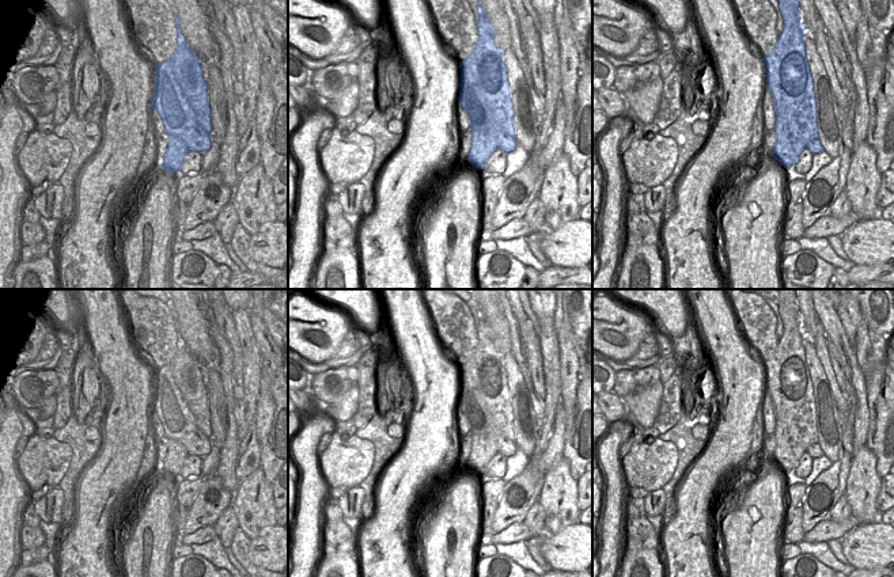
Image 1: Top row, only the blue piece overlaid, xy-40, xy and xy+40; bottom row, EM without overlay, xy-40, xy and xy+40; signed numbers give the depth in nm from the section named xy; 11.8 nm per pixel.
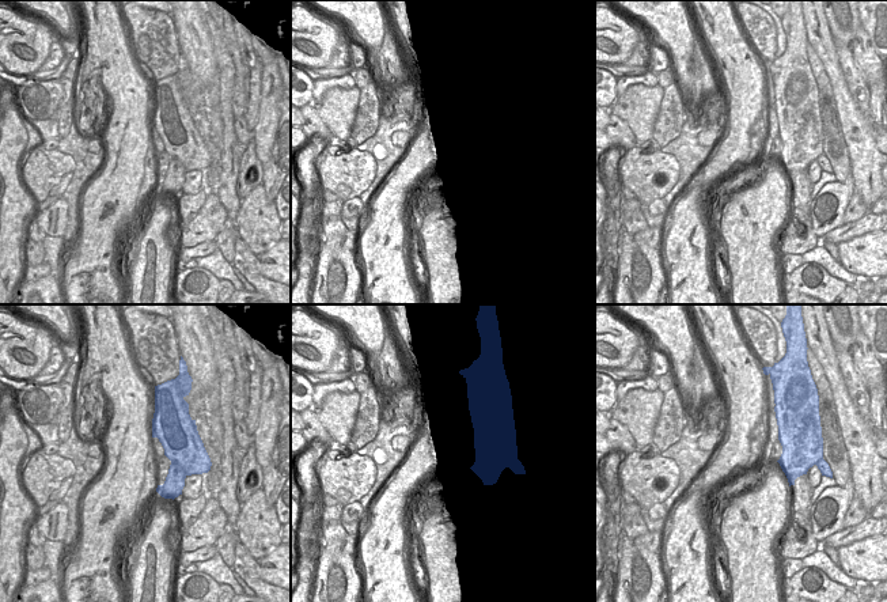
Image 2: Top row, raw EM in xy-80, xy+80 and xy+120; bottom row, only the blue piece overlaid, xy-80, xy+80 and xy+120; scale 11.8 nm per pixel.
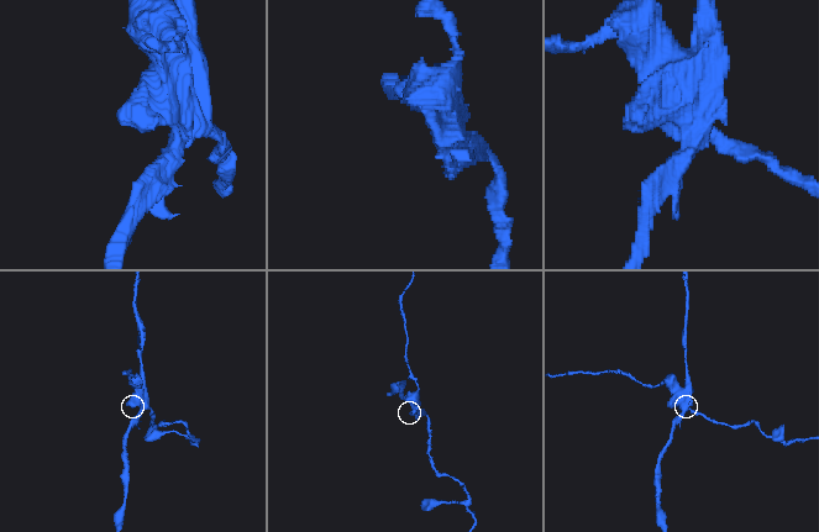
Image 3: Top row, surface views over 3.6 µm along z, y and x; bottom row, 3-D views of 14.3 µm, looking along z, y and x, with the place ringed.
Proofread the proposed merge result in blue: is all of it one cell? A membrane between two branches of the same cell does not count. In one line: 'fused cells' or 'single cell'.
fused cells

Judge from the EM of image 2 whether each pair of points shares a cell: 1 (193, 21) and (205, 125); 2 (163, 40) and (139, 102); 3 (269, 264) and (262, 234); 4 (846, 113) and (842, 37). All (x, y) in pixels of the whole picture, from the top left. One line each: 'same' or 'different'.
1: same
2: different
3: different
4: different

